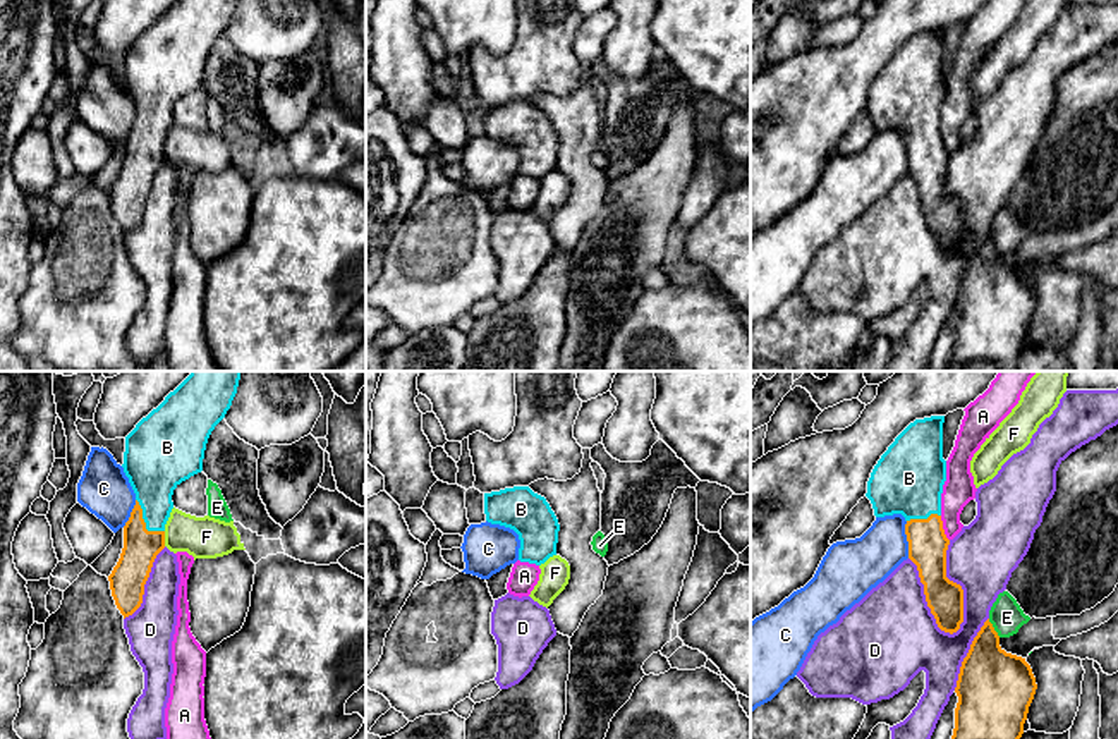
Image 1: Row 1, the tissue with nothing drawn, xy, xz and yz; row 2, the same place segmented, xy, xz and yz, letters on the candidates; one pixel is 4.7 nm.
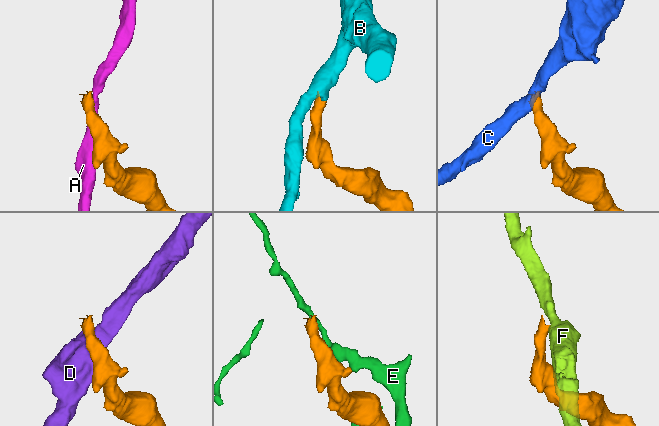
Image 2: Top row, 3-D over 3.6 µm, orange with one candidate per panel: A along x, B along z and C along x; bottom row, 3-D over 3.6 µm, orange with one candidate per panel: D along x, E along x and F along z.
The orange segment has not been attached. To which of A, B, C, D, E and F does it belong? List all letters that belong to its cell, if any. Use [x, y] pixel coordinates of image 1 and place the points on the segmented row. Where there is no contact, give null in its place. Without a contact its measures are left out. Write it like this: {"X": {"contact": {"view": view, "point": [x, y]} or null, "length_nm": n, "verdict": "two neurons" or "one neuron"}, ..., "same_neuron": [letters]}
{"A": {"contact": {"view": "yz", "point": [941, 528]}, "length_nm": 130, "verdict": "two neurons"}, "B": {"contact": {"view": "xy", "point": [145, 523]}, "length_nm": 200, "verdict": "one neuron"}, "C": {"contact": {"view": "yz", "point": [907, 540]}, "length_nm": 180, "verdict": "two neurons"}, "D": {"contact": {"view": "yz", "point": [960, 586]}, "length_nm": 440, "verdict": "two neurons"}, "E": {"contact": {"view": "yz", "point": [993, 628]}, "length_nm": 110, "verdict": "two neurons"}, "F": {"contact": {"view": "xy", "point": [164, 538]}, "length_nm": 70, "verdict": "two neurons"}, "same_neuron": ["B"]}

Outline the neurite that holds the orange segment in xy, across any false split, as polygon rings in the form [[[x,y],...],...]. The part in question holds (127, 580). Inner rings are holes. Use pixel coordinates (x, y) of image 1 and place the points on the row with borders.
[[[191,371],[165,400],[125,437],[124,473],[136,505],[124,526],[124,548],[108,576],[125,617],[143,603],[144,584],[165,548],[173,490],[203,471],[208,438],[225,418],[242,371]]]

